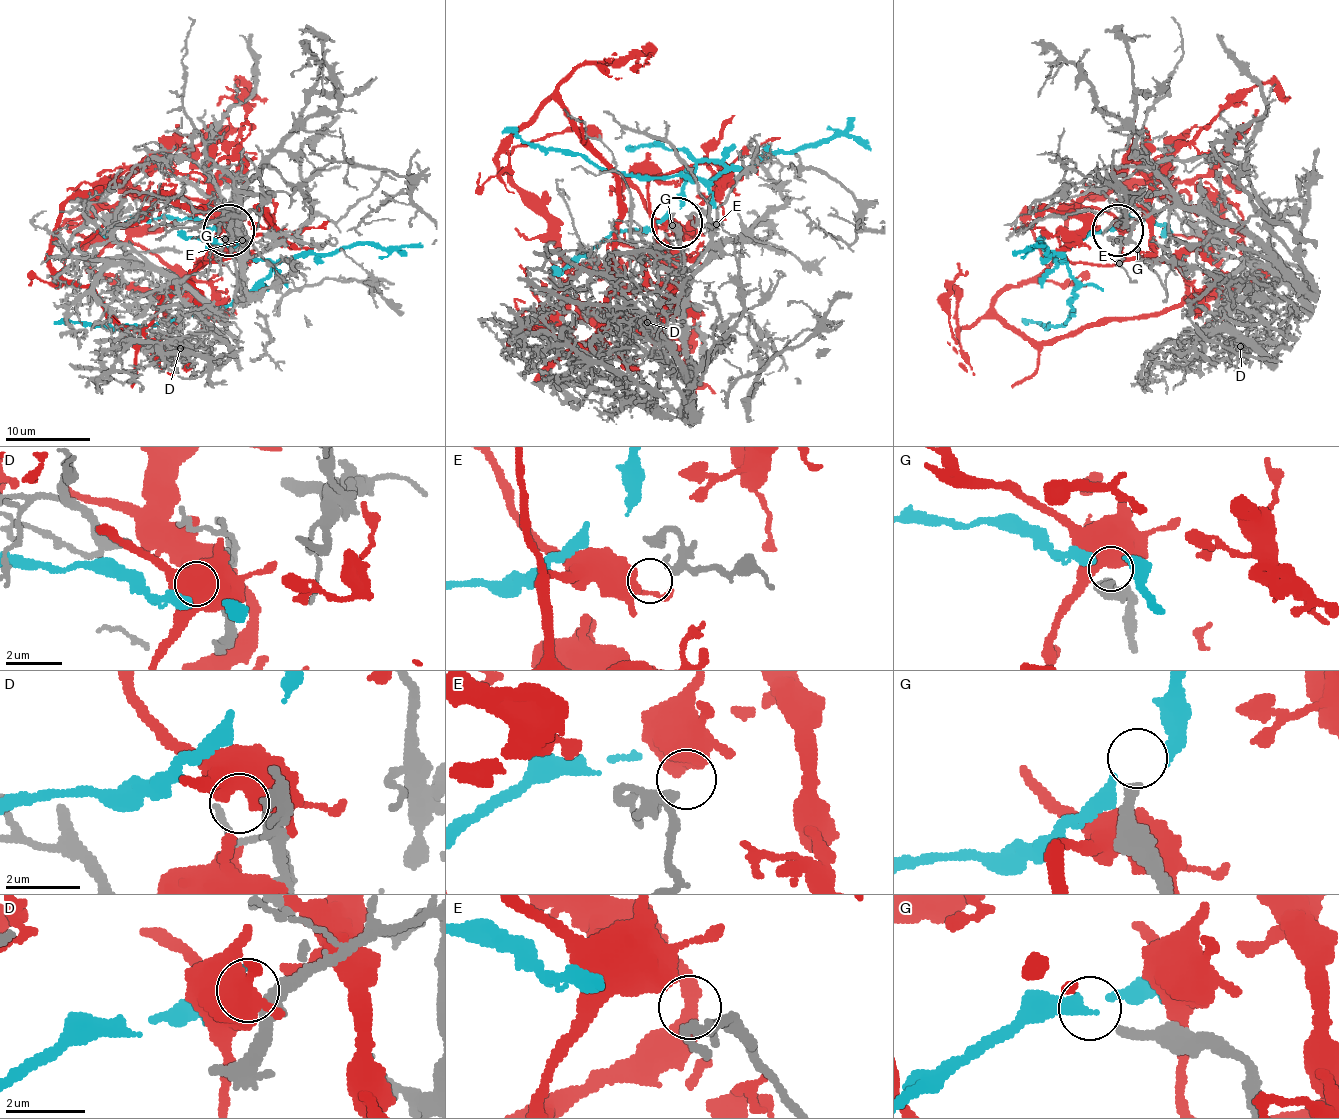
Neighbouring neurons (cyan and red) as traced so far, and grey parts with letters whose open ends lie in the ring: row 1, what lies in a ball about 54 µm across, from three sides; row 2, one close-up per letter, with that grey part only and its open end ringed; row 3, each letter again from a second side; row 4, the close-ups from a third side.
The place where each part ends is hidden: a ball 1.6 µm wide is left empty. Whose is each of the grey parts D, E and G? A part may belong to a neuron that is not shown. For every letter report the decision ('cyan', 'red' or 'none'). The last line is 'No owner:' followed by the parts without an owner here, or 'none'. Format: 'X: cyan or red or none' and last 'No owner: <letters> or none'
D: none
E: red
G: none
No owner: D, G

